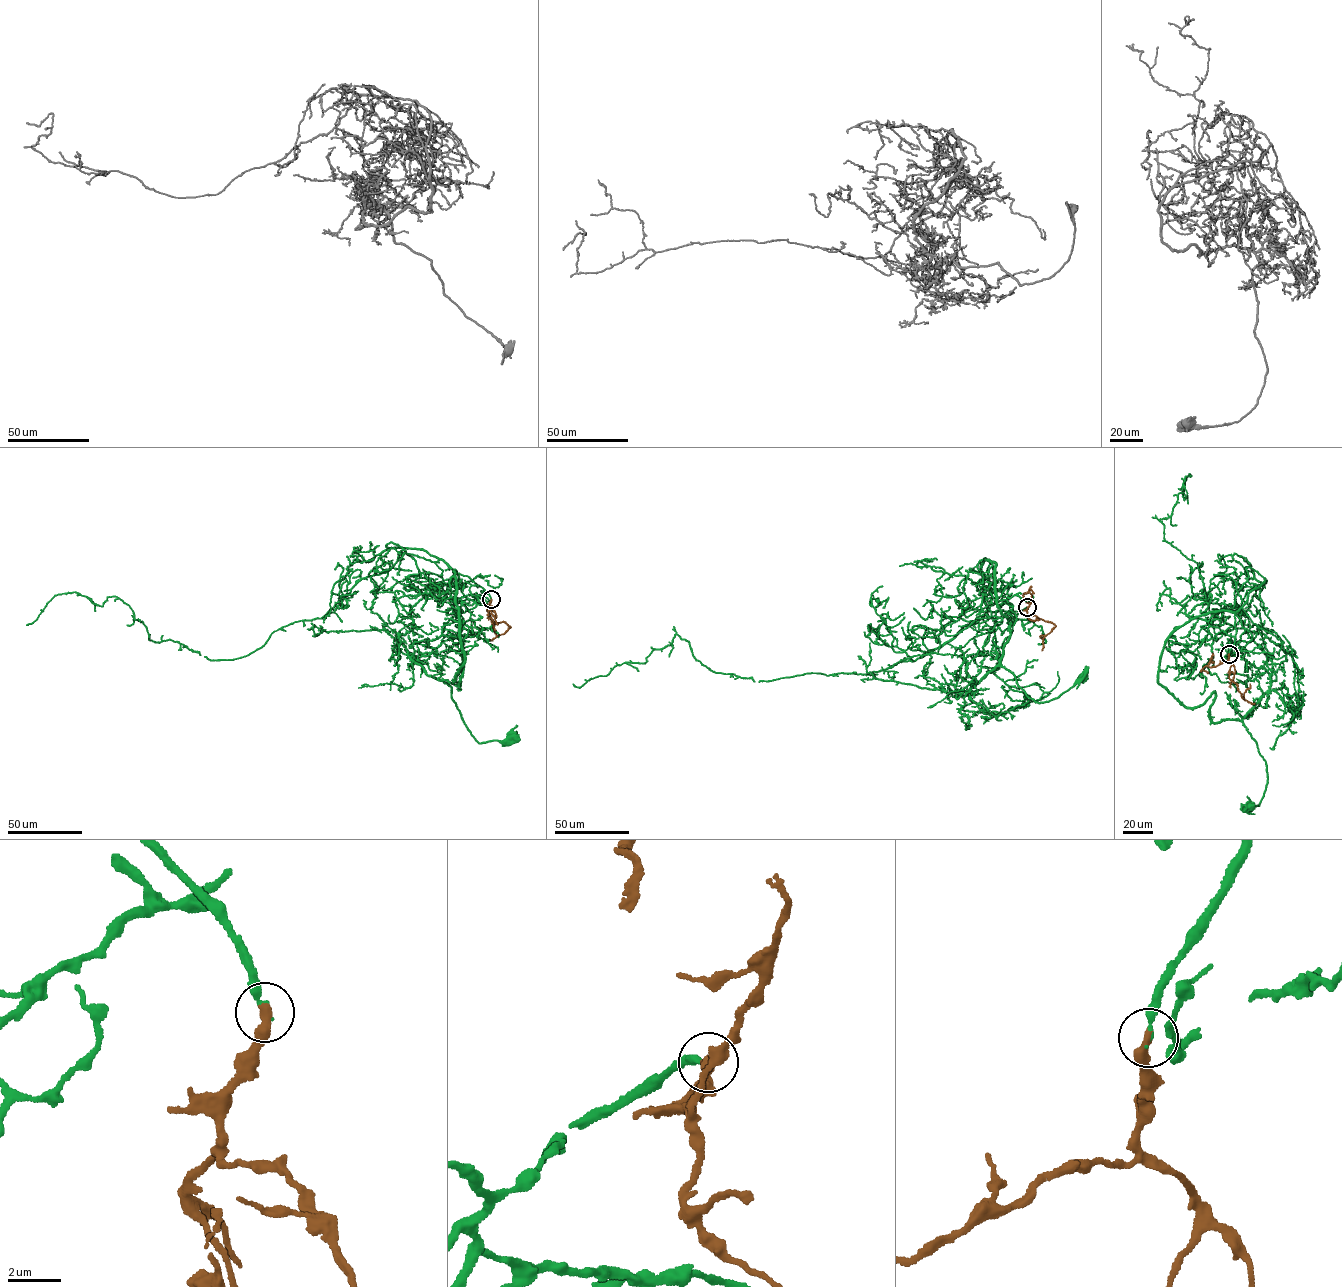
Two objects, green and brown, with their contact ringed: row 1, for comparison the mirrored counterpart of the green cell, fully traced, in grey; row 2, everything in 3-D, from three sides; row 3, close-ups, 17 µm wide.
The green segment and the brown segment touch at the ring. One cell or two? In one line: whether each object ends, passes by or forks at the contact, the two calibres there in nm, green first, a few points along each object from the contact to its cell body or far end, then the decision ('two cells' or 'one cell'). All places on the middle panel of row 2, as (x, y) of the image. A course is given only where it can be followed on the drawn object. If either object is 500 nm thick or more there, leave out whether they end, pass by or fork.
green ends | brown ends | 180/420 nm | green via (1027, 607), (988, 611), (985, 559), (996, 566), (997, 603), (1011, 623), (1000, 664), (1039, 703), (1082, 679) | brown via (1027, 607), (1027, 616), (1036, 616), (1055, 625), (1039, 637) | one cell

